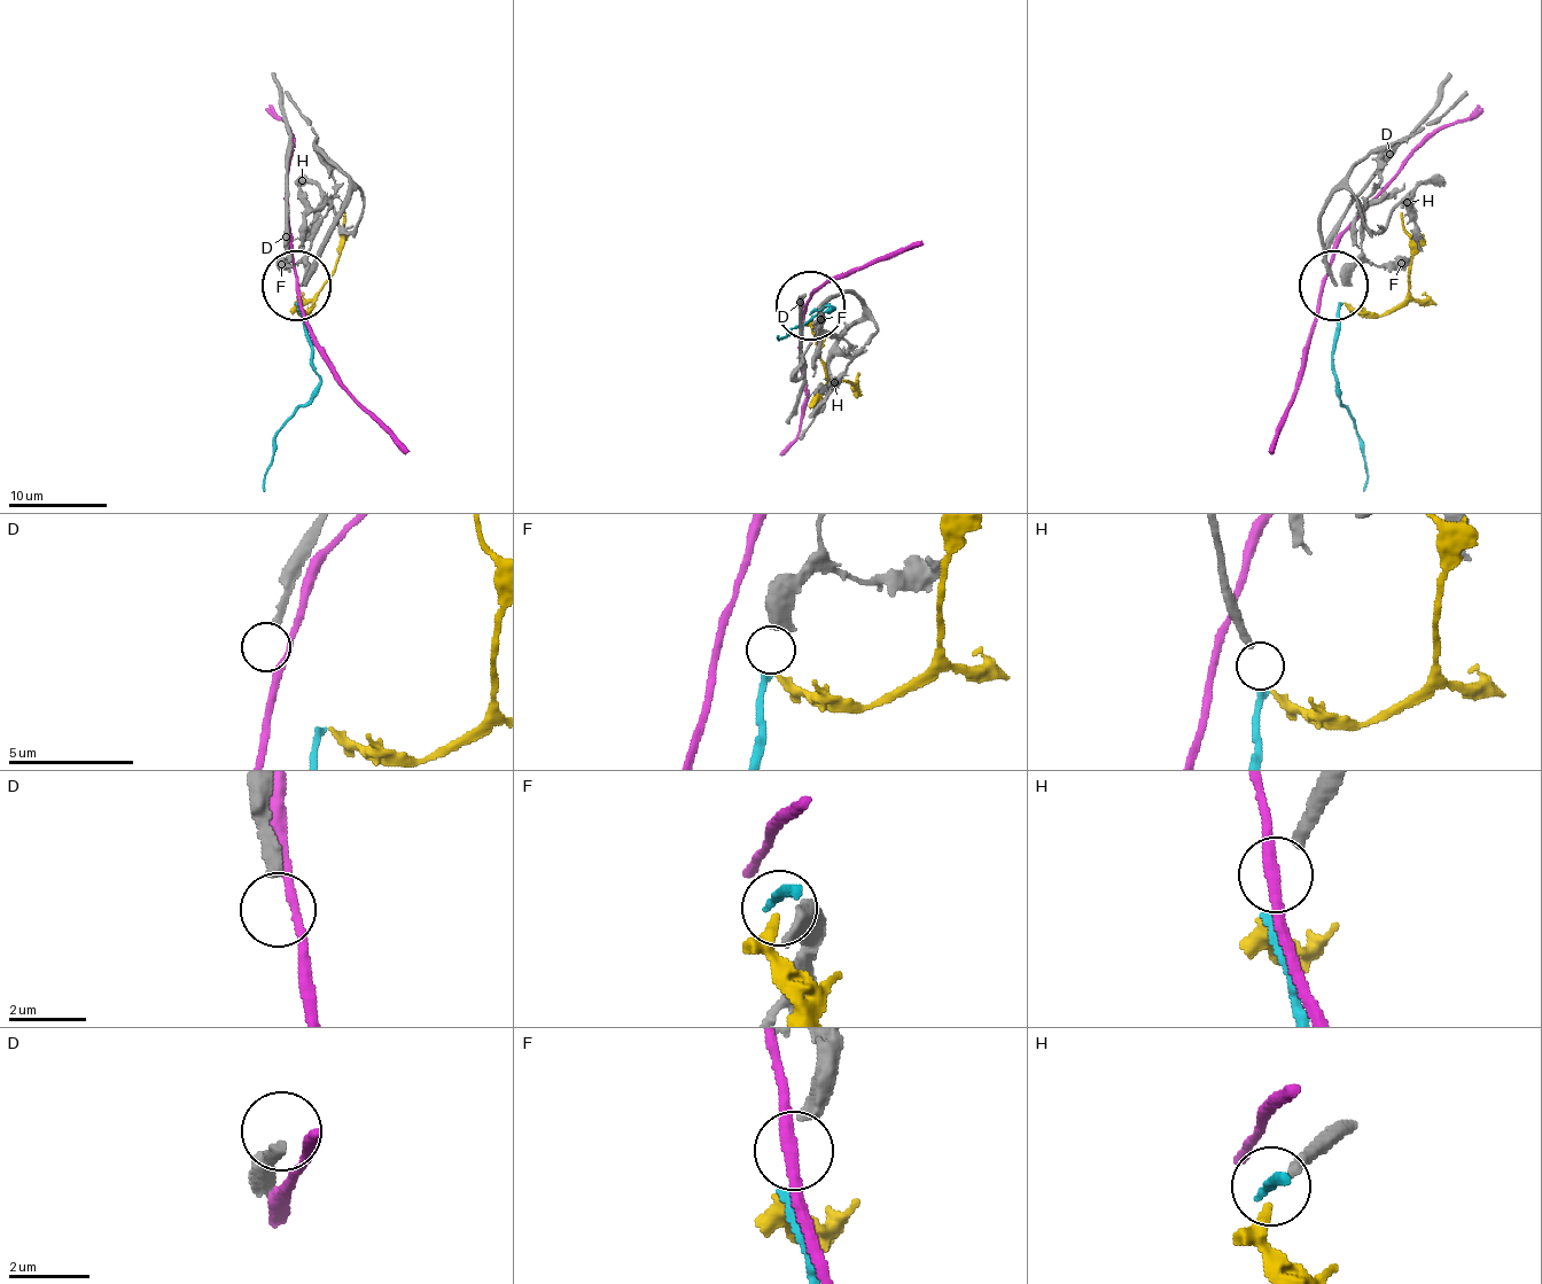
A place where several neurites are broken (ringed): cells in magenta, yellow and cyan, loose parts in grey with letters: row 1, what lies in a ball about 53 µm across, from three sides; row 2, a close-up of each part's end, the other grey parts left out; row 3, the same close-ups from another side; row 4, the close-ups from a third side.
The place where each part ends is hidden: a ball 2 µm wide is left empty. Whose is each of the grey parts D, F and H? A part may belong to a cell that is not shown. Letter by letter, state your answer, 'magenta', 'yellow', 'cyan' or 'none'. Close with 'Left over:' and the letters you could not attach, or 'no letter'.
D: none
F: yellow
H: cyan
Left over: D

